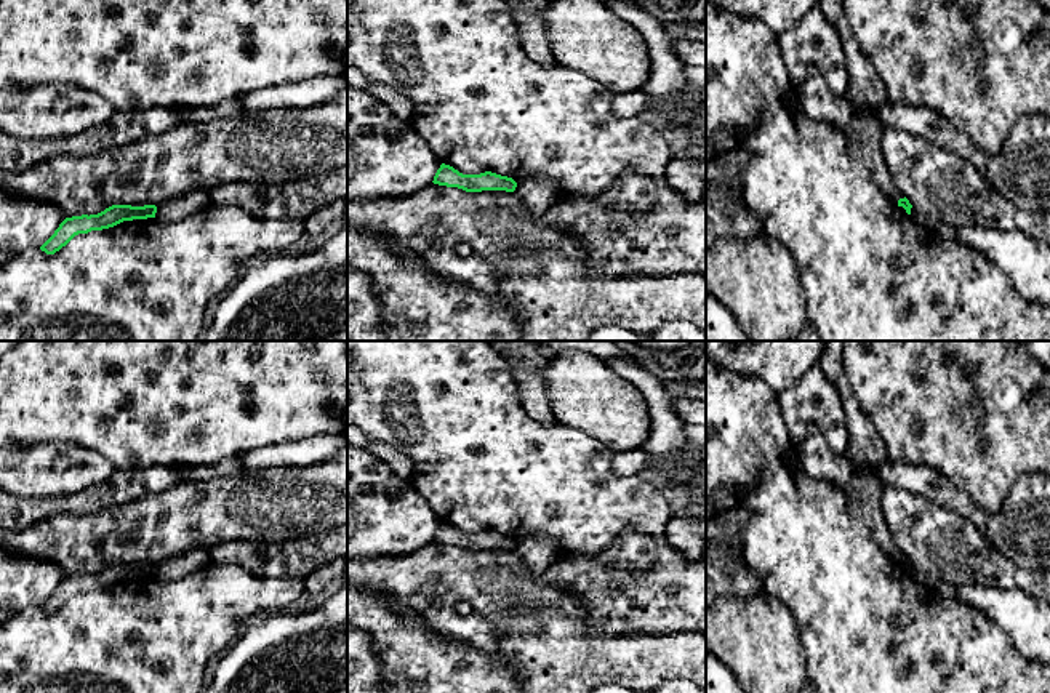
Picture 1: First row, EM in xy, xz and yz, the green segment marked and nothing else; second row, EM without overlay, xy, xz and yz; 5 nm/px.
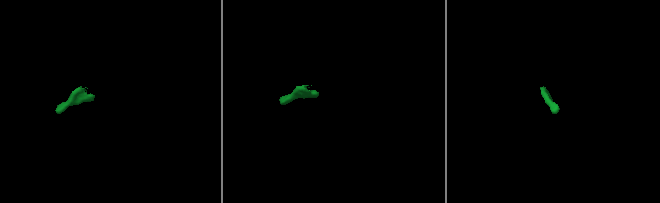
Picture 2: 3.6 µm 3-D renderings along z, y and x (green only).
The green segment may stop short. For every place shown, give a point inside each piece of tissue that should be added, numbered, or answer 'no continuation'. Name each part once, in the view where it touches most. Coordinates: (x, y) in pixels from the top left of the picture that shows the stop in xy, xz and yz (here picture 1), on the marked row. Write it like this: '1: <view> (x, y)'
1: yz (866, 92)

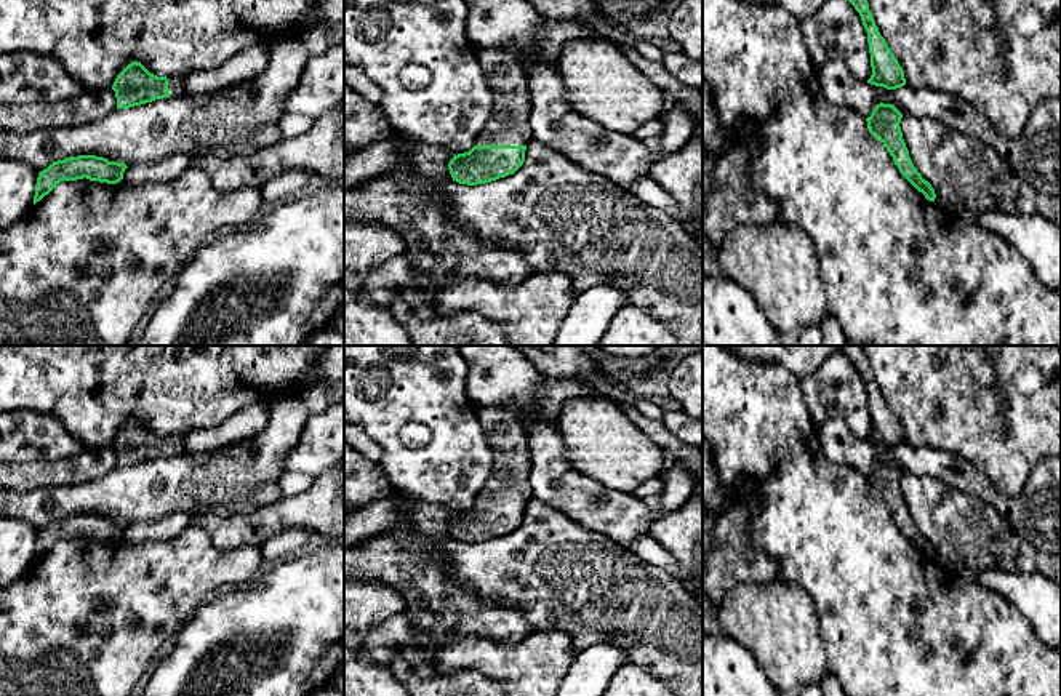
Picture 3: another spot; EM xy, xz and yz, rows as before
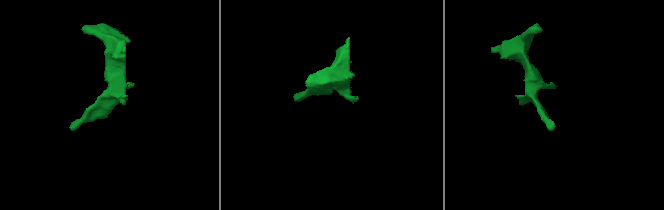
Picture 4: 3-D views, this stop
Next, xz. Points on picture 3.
1: xz (509, 124)

